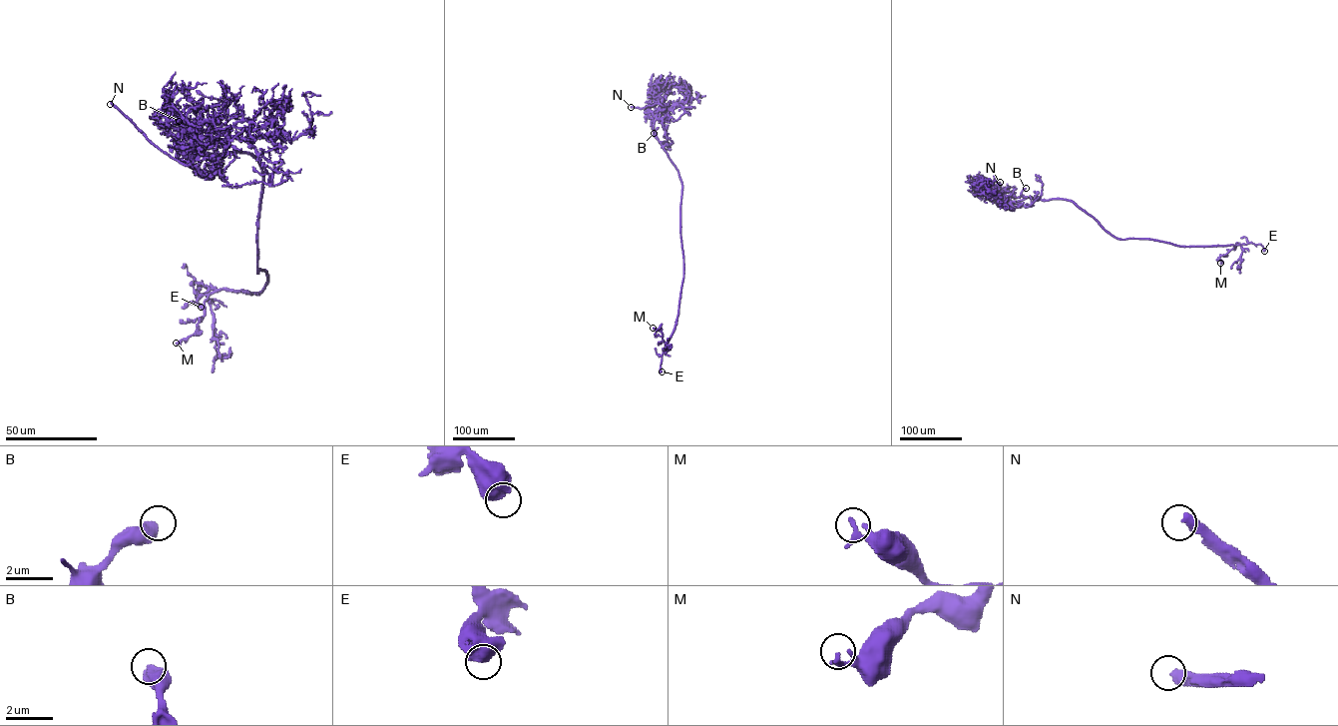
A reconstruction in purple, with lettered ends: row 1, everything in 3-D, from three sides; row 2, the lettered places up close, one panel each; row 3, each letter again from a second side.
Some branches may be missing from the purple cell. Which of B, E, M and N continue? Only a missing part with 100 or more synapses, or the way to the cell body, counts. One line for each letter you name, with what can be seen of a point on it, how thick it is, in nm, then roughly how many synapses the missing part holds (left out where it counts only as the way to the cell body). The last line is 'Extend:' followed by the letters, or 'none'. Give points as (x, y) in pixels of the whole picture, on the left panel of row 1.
N: Place: (110, 104). Thickness 460 nm
Extend: N

